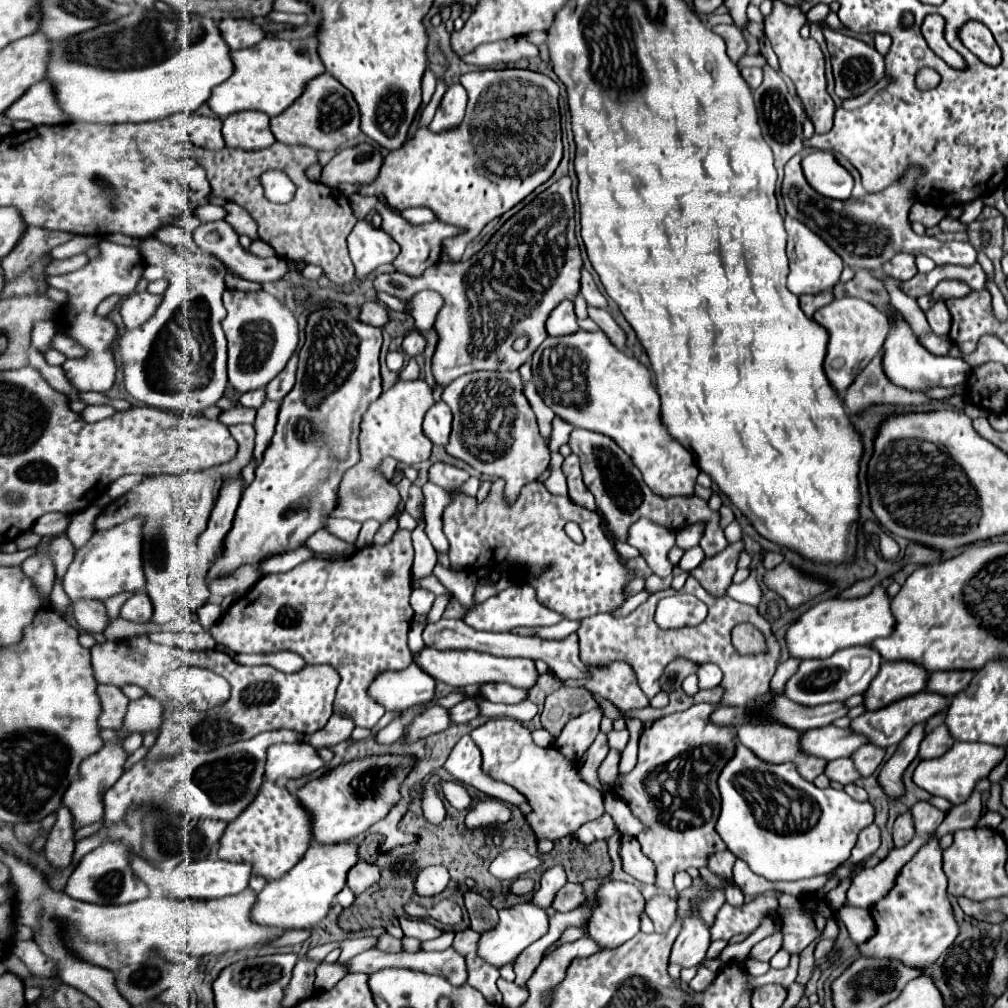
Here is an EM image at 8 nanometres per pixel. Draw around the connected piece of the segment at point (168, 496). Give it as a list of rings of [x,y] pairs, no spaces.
[[[230,425],[230,433],[232,437],[236,439],[238,443],[238,453],[236,453],[236,459],[232,459],[232,463],[226,463],[224,467],[212,467],[204,473],[184,473],[184,475],[152,475],[152,477],[146,477],[140,485],[136,485],[132,491],[128,491],[126,495],[114,499],[110,505],[106,505],[102,509],[102,513],[98,515],[96,519],[96,529],[108,529],[108,527],[114,527],[118,523],[124,523],[126,519],[130,517],[136,517],[136,515],[142,515],[146,519],[144,523],[144,547],[142,547],[142,557],[144,557],[144,573],[146,573],[146,593],[148,597],[152,599],[154,603],[154,617],[152,621],[158,623],[158,615],[178,615],[180,611],[190,611],[190,613],[196,613],[202,605],[206,605],[209,602],[220,604],[224,597],[242,597],[244,593],[248,593],[256,583],[258,579],[262,577],[258,567],[240,567],[240,571],[224,577],[224,579],[218,579],[218,581],[210,582],[210,591],[204,583],[204,577],[196,571],[196,541],[200,537],[200,533],[204,529],[190,529],[190,525],[204,525],[204,523],[186,523],[186,513],[184,513],[184,507],[198,507],[202,511],[202,515],[210,513],[212,509],[212,503],[214,503],[214,493],[212,493],[212,487],[220,487],[220,479],[228,477],[228,475],[238,475],[250,461],[252,457],[252,451],[254,451],[254,427],[252,425]]]

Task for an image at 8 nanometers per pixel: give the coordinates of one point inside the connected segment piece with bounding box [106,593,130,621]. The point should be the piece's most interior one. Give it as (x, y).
(113, 605)

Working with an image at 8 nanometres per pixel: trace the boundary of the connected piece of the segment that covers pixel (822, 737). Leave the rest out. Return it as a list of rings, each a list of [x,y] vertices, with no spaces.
[[[834,725],[810,729],[800,735],[800,751],[804,751],[806,755],[822,757],[826,761],[850,757],[852,751],[856,751],[864,743],[864,737],[852,733],[850,729],[838,729]]]

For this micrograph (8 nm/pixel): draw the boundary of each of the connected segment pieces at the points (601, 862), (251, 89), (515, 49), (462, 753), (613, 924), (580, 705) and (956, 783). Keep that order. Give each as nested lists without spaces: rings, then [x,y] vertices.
[[[572,835],[555,841],[554,849],[545,857],[539,858],[543,864],[536,871],[528,873],[528,877],[534,881],[535,890],[540,887],[542,871],[554,865],[564,865],[567,881],[572,883],[582,883],[590,877],[604,877],[612,869],[604,841],[580,845]]]
[[[308,37],[306,41],[278,41],[262,39],[254,47],[232,51],[232,77],[228,77],[216,91],[212,91],[206,101],[208,107],[220,117],[226,119],[236,111],[262,111],[270,117],[280,115],[302,91],[308,79],[324,73],[324,65],[316,53],[316,39]]]
[[[520,37],[520,39],[506,39],[500,43],[480,45],[472,53],[462,55],[462,61],[476,67],[490,67],[496,63],[508,63],[508,61],[536,57],[536,55],[538,55],[538,47],[528,43],[524,37]]]
[[[464,735],[452,749],[450,757],[446,759],[444,763],[444,769],[456,779],[456,781],[462,781],[462,783],[468,783],[472,787],[476,787],[478,791],[498,799],[498,801],[504,801],[504,803],[512,803],[512,805],[518,805],[518,803],[524,803],[526,799],[512,787],[508,787],[506,783],[500,783],[500,781],[494,781],[490,779],[488,775],[484,775],[480,771],[480,749],[474,745],[472,737],[470,735]]]
[[[606,881],[598,887],[596,899],[598,905],[592,909],[592,915],[588,919],[588,933],[596,943],[600,943],[606,949],[620,947],[640,931],[640,917],[644,913],[646,901],[636,885],[624,881]]]
[[[560,687],[552,695],[546,697],[544,711],[540,715],[542,727],[552,733],[552,737],[560,735],[562,727],[576,715],[582,715],[584,711],[598,709],[598,701],[594,695],[586,689],[574,689],[574,687]]]
[[[954,743],[942,757],[920,761],[918,767],[914,769],[912,781],[918,787],[926,789],[930,795],[944,797],[952,805],[960,805],[970,797],[976,781],[986,777],[992,771],[992,767],[1002,761],[1002,757],[1004,747],[992,747],[986,743]]]

